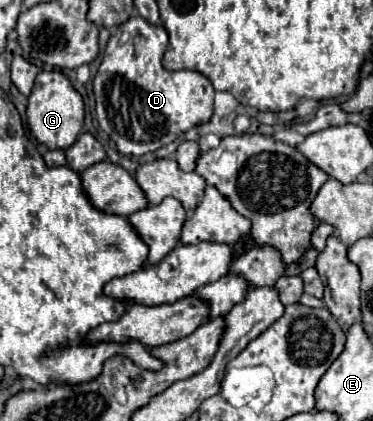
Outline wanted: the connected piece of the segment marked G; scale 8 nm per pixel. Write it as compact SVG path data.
M42 71L38 73L32 95L28 97L26 115L30 131L40 143L48 145L48 149L68 149L84 125L84 101L62 71Z

